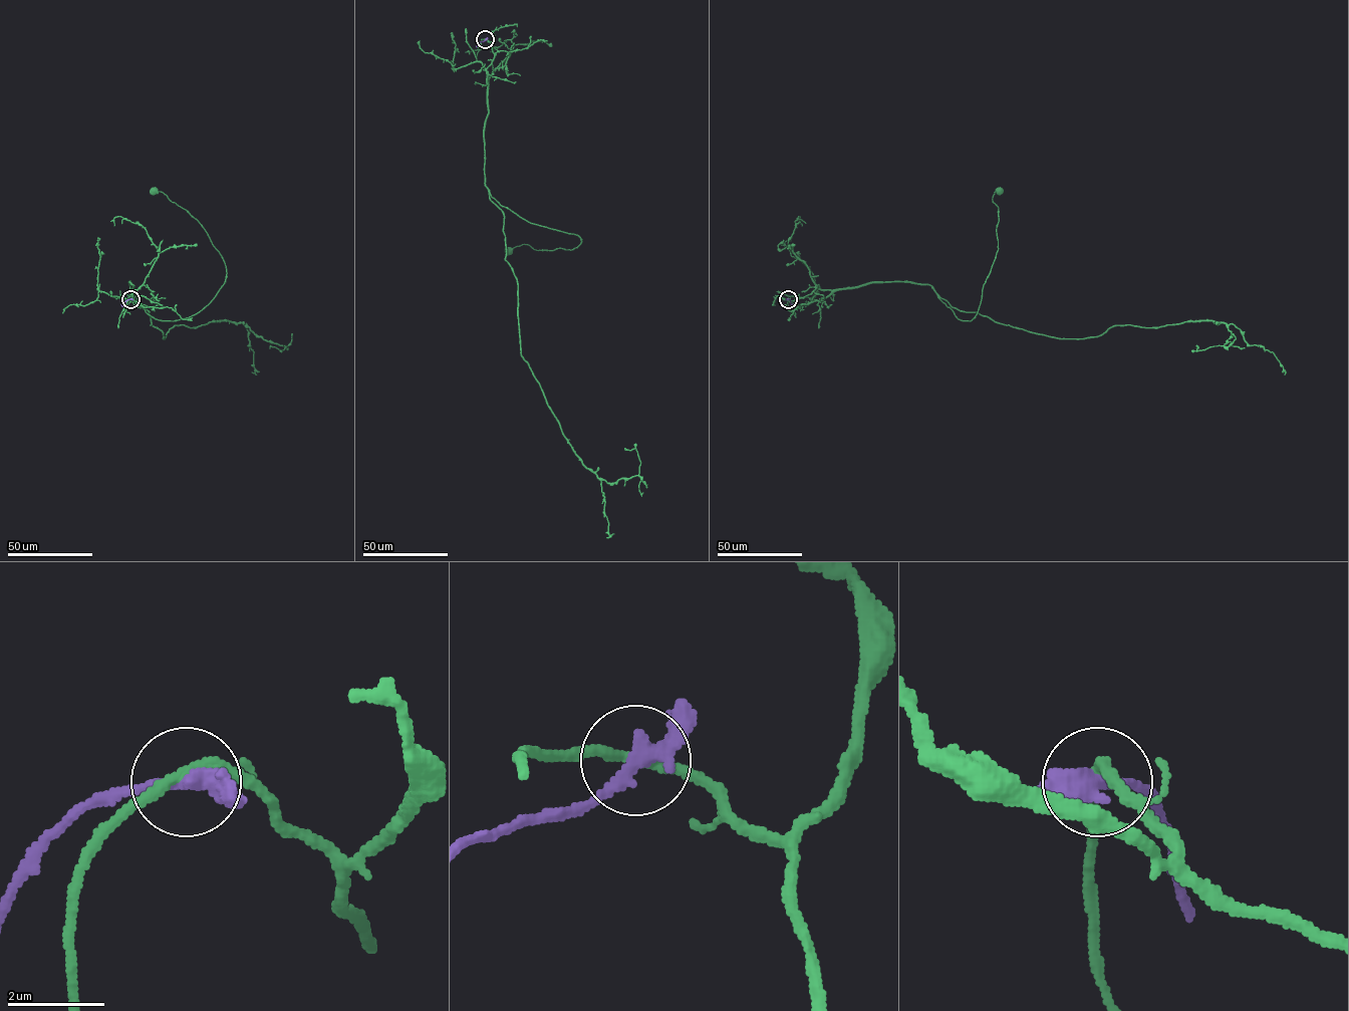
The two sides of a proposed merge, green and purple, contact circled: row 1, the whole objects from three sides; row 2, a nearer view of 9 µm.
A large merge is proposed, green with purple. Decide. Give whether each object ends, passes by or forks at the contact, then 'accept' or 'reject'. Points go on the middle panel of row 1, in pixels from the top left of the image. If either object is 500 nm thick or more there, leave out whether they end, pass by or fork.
green passes by; purple passes by; reject

